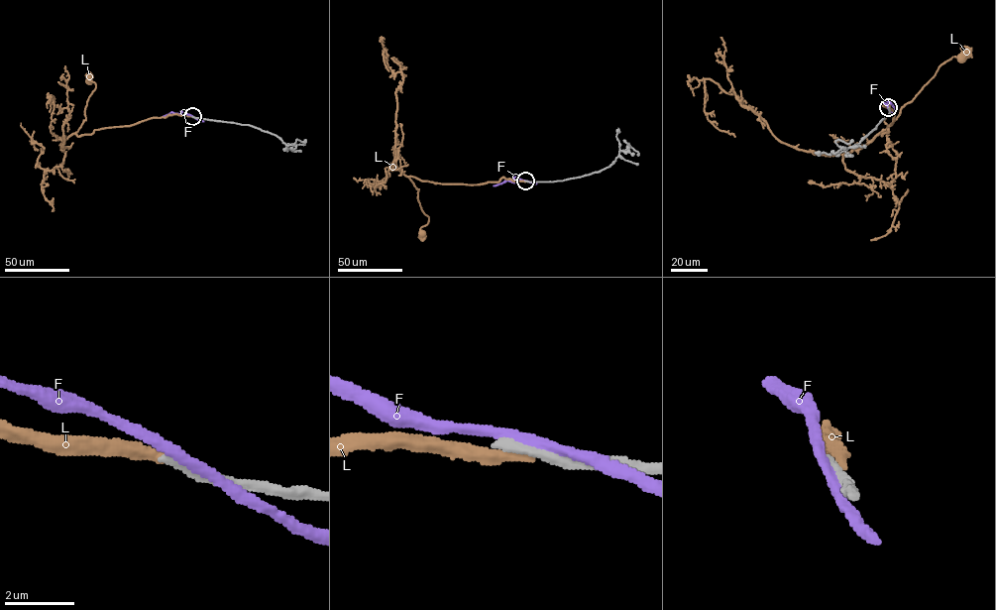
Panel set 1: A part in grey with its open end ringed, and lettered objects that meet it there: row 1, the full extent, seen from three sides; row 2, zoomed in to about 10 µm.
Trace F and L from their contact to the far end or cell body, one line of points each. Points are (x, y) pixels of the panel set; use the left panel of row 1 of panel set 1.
F: (194, 117), (180, 111), (161, 117)
L: (193, 117), (173, 114), (78, 136), (86, 102), (95, 86), (89, 81)

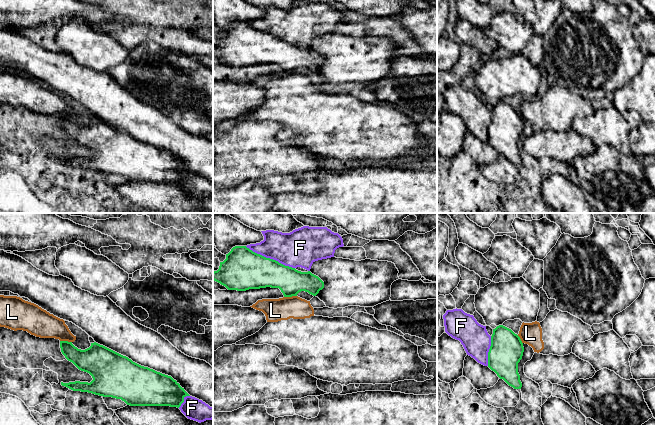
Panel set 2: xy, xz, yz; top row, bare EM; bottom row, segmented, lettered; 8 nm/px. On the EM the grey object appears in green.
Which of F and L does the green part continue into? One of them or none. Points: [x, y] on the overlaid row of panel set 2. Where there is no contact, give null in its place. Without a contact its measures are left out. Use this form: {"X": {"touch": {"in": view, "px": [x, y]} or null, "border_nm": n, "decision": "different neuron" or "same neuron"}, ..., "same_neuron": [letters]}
{"F": {"touch": {"in": "xz", "px": [269, 258]}, "border_nm": 440, "decision": "different neuron"}, "L": {"touch": {"in": "xz", "px": [290, 296]}, "border_nm": 110, "decision": "different neuron"}, "same_neuron": []}

